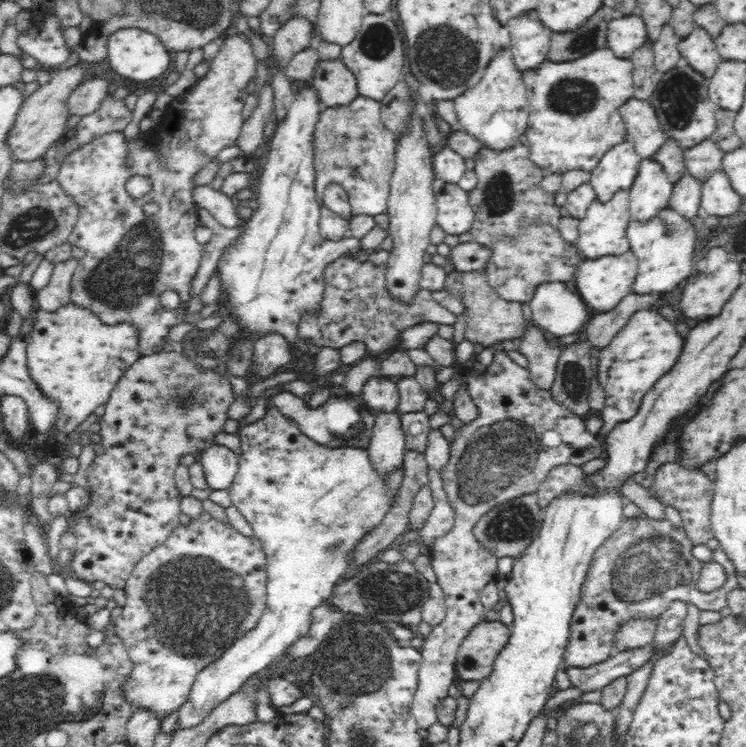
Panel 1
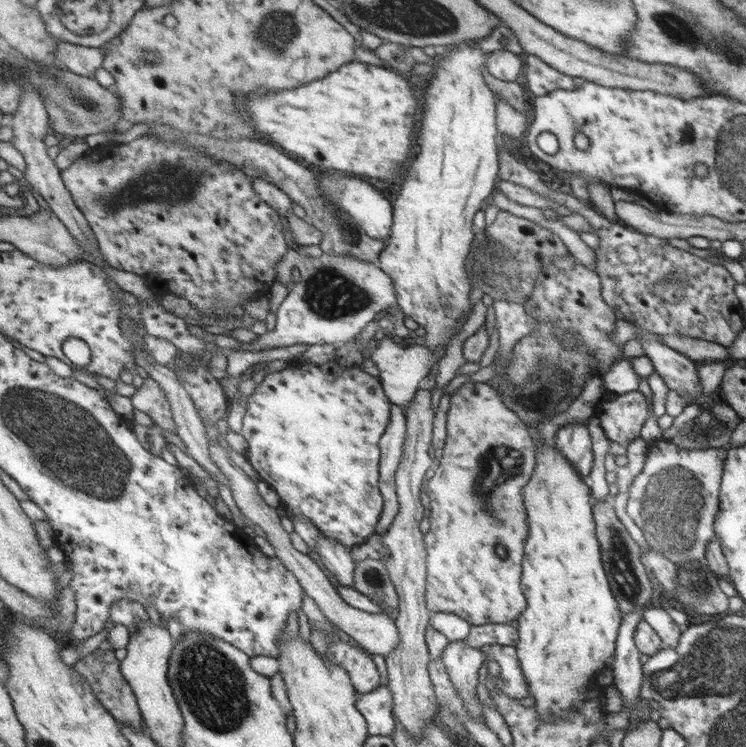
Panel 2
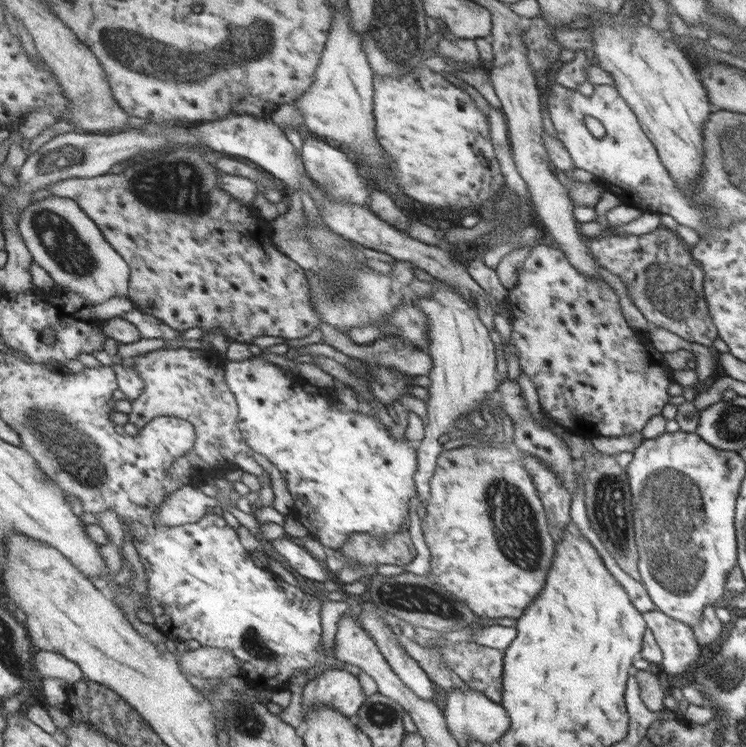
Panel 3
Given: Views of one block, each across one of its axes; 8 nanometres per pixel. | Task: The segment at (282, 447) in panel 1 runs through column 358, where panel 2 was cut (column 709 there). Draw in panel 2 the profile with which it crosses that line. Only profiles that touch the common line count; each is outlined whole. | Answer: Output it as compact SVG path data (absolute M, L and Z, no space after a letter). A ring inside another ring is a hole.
M657 439L648 443L641 472L628 488L626 514L657 550L680 565L695 561L707 565L705 546L715 542L713 532L718 509L720 476L725 460L723 449L683 449Z

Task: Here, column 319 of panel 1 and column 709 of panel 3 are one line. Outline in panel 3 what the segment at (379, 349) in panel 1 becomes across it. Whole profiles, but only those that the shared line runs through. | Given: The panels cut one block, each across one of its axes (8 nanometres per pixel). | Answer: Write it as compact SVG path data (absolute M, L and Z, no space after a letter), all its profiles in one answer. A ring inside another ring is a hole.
M662 226L642 235L619 236L608 229L602 231L598 238L588 238L587 246L594 254L598 266L602 272L615 274L625 284L625 288L631 296L631 302L648 321L650 327L661 328L675 333L686 343L696 343L702 346L712 346L712 342L718 338L717 328L710 318L709 307L703 295L703 272L699 262L689 256L688 244L681 242L670 229Z

